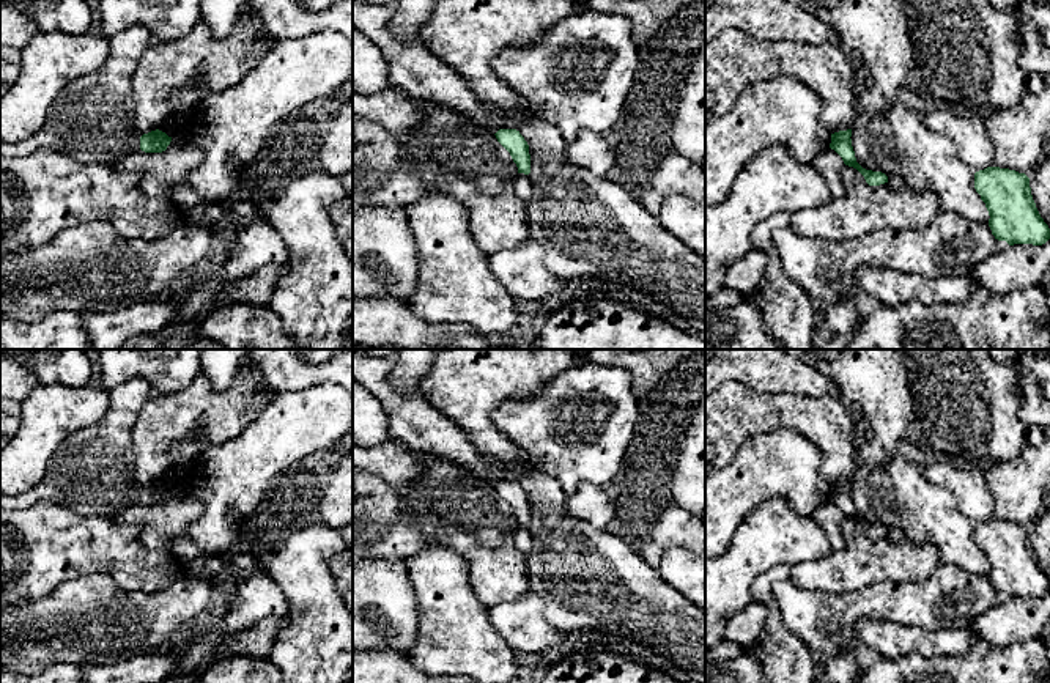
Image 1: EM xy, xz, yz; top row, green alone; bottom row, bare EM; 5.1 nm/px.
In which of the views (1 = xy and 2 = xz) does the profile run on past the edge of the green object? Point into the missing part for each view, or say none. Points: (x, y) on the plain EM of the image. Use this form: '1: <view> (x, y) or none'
1: none
2: none

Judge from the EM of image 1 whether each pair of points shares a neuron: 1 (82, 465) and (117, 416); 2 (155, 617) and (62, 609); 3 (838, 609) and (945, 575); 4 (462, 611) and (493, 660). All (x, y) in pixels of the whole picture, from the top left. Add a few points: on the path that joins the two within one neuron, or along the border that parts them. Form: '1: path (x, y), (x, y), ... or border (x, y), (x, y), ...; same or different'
1: path (95, 452), (115, 428); same
2: path (131, 617), (85, 617); same
3: path (865, 603), (918, 601); same
4: path (462, 623), (462, 628), (480, 647); same

